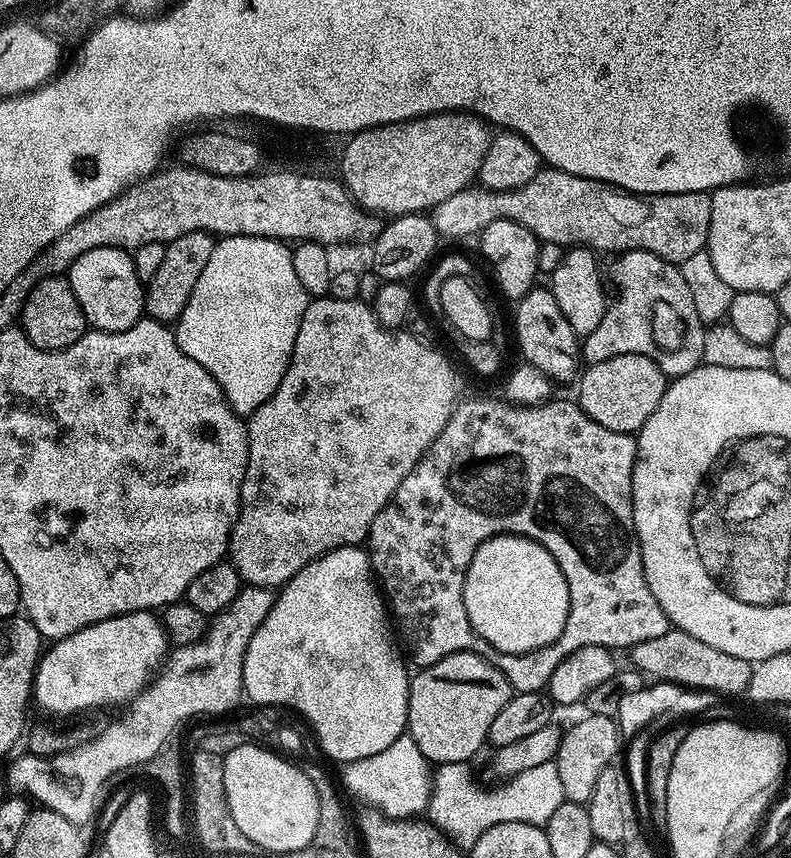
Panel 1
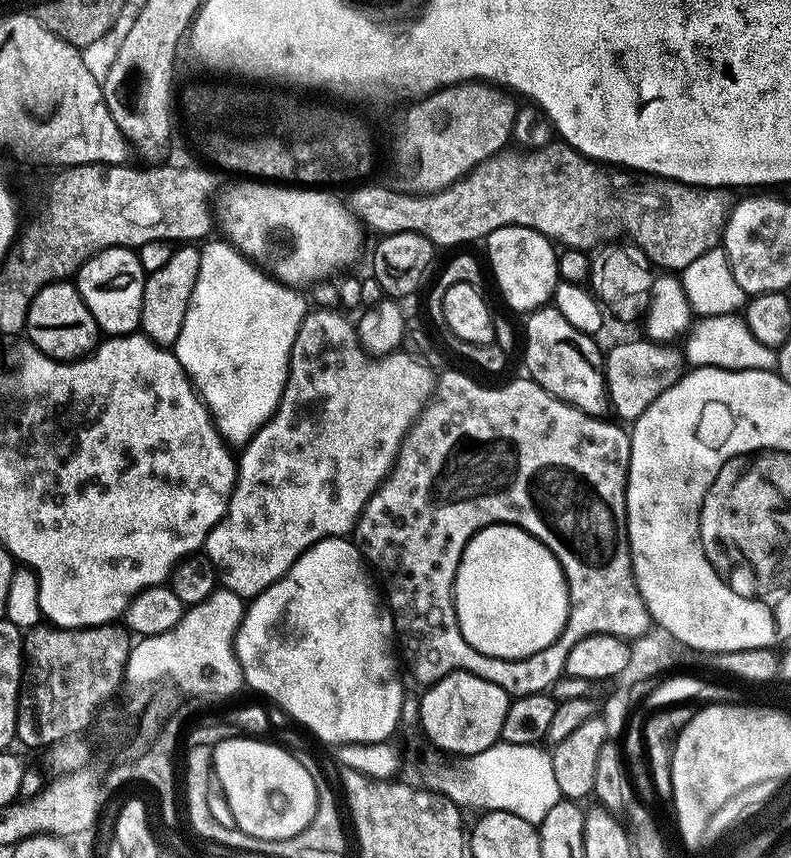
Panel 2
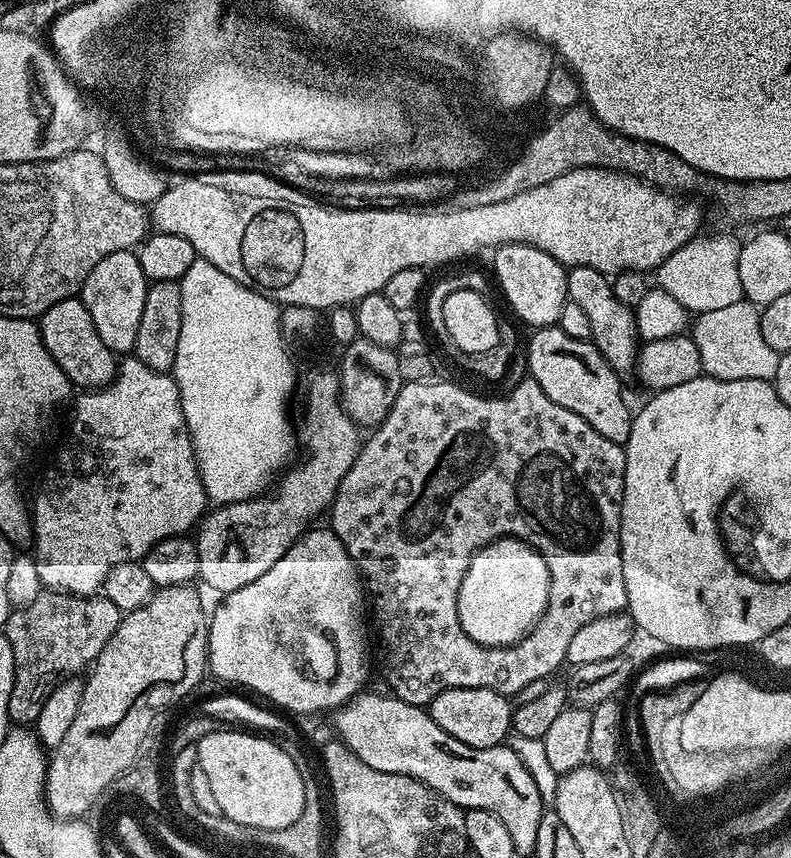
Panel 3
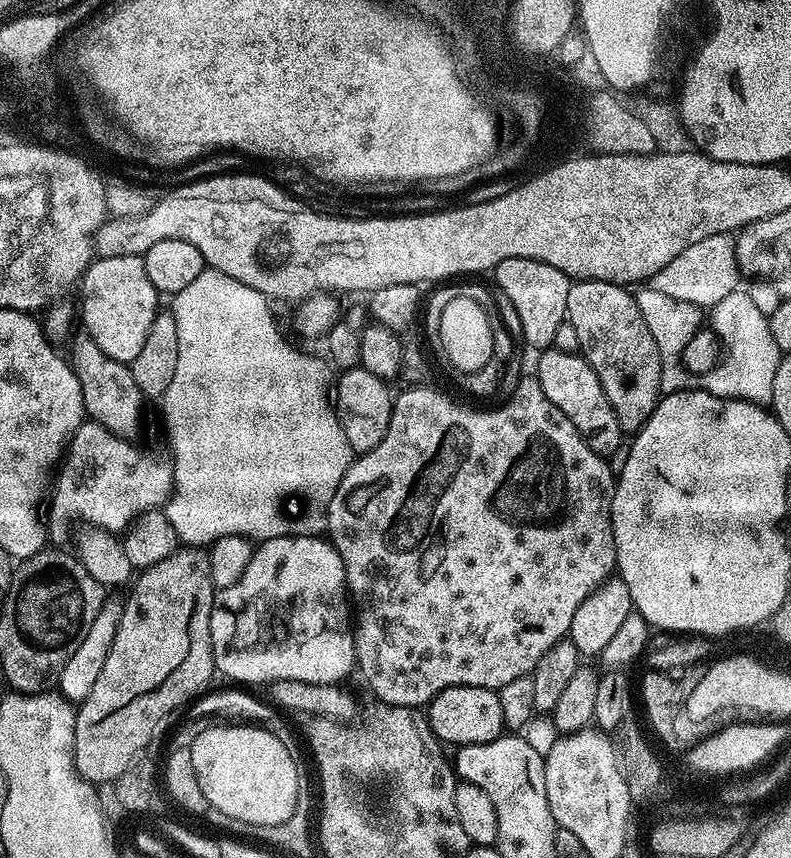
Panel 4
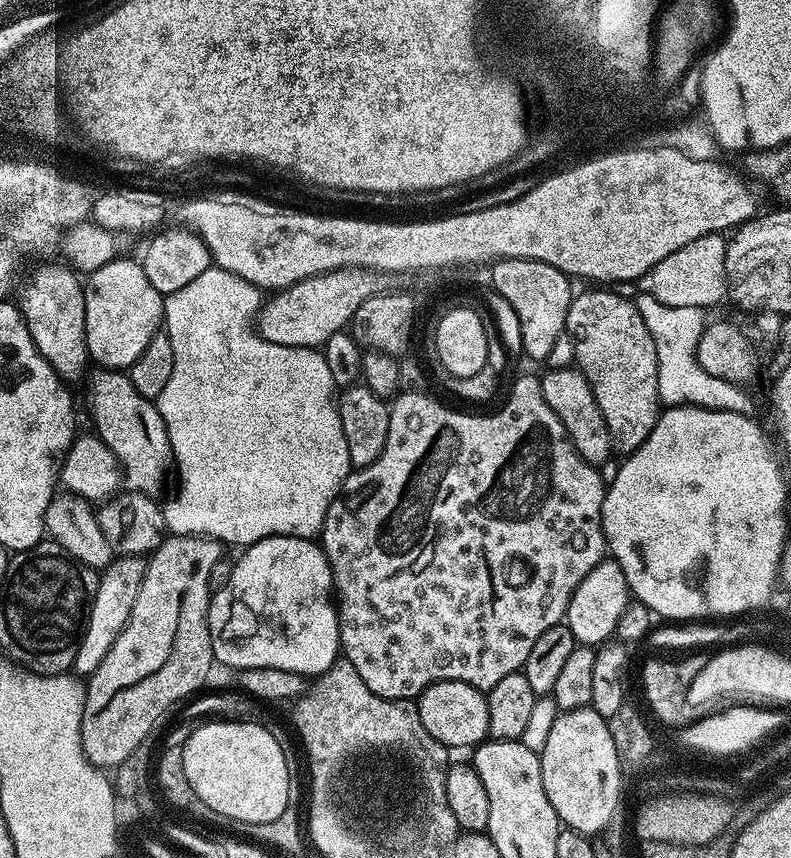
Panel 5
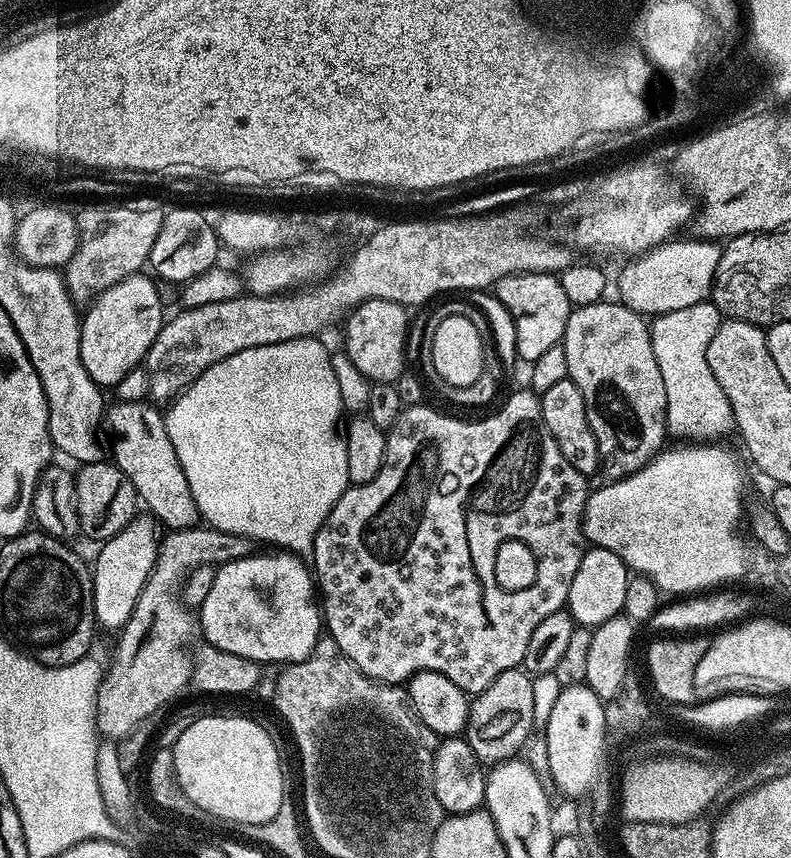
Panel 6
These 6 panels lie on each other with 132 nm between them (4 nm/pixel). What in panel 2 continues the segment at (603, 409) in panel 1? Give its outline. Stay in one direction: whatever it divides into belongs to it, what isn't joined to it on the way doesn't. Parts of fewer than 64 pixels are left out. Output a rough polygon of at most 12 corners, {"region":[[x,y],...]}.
{"region":[[647,338],[606,352],[608,394],[635,422],[686,371],[679,347]]}

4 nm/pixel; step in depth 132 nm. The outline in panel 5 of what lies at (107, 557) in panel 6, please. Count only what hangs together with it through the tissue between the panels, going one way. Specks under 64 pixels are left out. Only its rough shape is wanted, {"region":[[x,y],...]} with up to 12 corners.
{"region":[[147,561],[99,575],[73,671],[89,676],[125,628]]}

